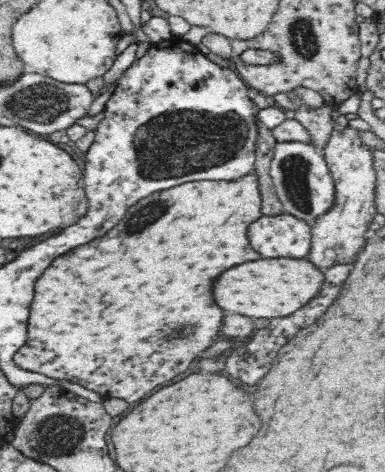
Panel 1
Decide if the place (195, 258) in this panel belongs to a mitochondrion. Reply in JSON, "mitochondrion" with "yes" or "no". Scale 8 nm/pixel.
{"mitochondrion":"no"}

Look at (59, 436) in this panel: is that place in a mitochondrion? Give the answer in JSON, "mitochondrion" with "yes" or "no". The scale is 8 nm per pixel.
{"mitochondrion":"yes"}

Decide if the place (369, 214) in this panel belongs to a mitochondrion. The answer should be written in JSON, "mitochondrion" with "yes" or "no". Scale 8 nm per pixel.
{"mitochondrion":"no"}

